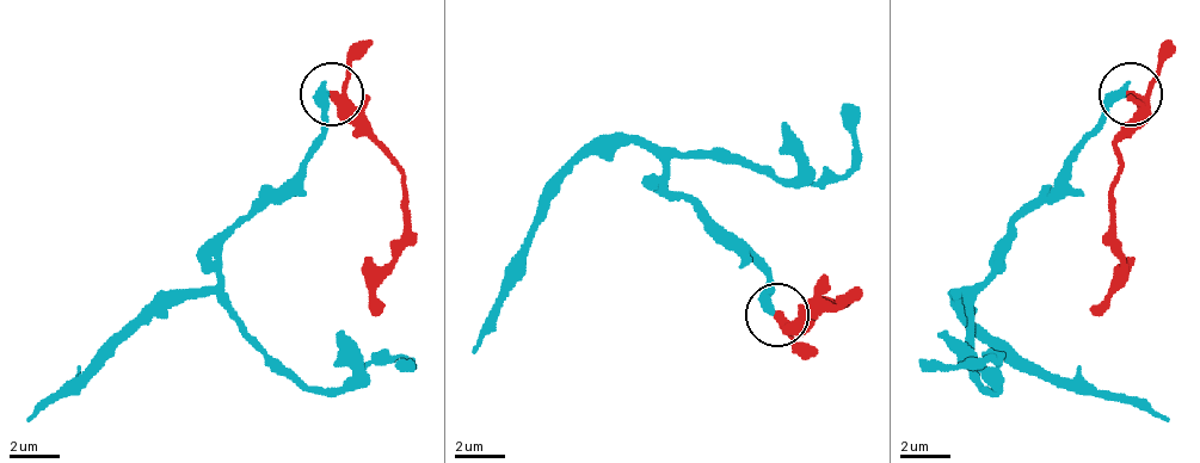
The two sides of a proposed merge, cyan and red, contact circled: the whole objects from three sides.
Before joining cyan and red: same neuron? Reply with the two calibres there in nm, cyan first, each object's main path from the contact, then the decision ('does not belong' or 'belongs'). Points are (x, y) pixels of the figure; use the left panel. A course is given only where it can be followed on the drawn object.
360 nm thick on the cyan side, 280 nm on the other; cyan runs (330, 96), (324, 102), (324, 134), (222, 247), (222, 278), (191, 297), (153, 303), (26, 424); red runs (330, 96), (405, 190), (405, 247), (374, 291), (380, 316); belongs

